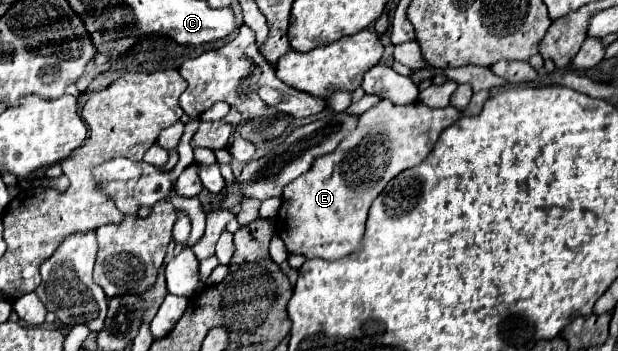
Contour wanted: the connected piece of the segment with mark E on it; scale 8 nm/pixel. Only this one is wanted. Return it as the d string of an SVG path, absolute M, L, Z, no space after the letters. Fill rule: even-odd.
M488 90L476 92L464 112L454 106L428 108L422 102L396 106L388 100L380 100L366 110L360 116L358 128L348 134L332 154L316 158L308 174L302 174L296 182L284 186L276 230L288 252L322 260L340 260L352 254L362 242L368 210L384 186L402 170L420 164L448 126L462 116L480 114L488 96Z

